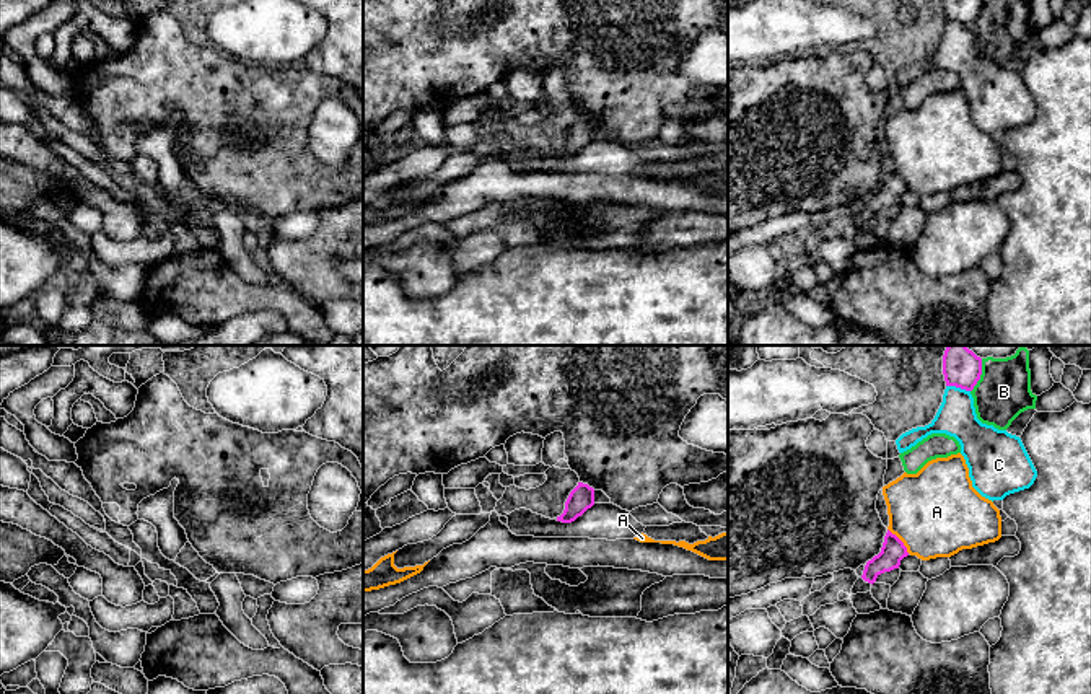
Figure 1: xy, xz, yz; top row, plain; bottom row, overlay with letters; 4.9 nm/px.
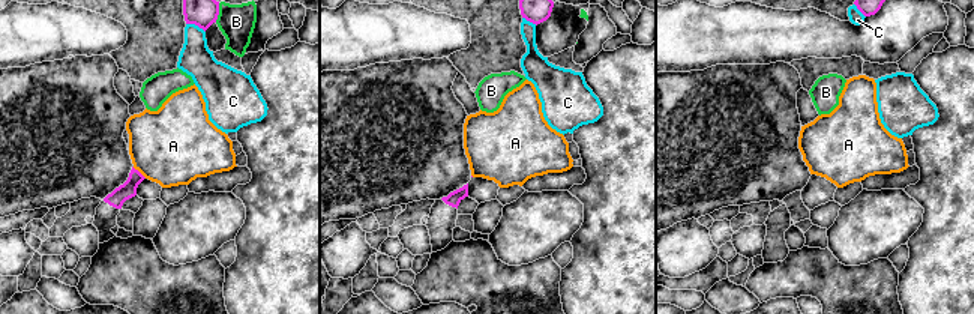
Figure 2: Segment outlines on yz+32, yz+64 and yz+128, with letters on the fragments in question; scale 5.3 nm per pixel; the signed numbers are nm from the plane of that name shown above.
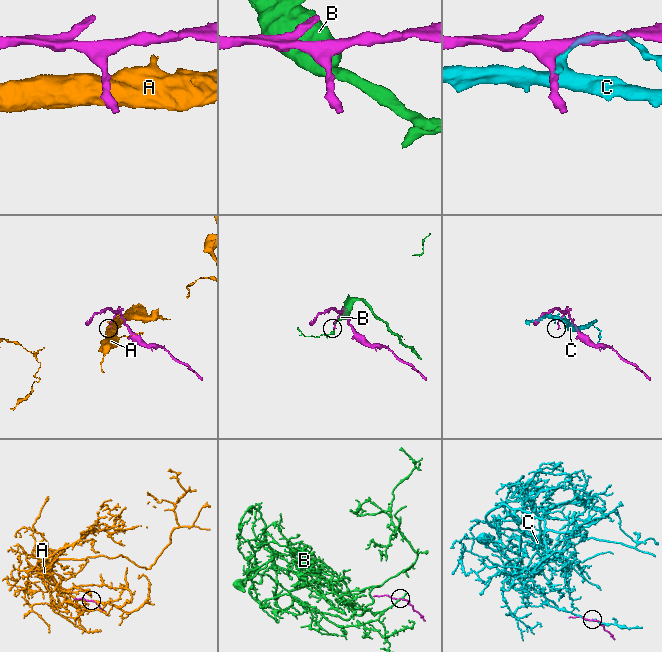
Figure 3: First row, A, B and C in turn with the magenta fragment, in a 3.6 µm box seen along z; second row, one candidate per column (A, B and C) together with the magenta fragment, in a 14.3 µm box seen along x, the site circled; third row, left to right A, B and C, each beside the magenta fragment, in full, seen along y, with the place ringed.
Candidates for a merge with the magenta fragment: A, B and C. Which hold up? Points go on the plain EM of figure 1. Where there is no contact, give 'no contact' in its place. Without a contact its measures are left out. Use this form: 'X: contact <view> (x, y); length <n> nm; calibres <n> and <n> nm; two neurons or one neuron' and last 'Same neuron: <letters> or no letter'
A: contact yz (901, 176); length 170 nm; calibres 120 and 440 nm; two neurons
B: contact yz (979, 13); length 150 nm; calibres 120 and 280 nm; two neurons
C: contact yz (958, 21); length 120 nm; calibres 120 and 190 nm; two neurons
Same neuron: no letter

